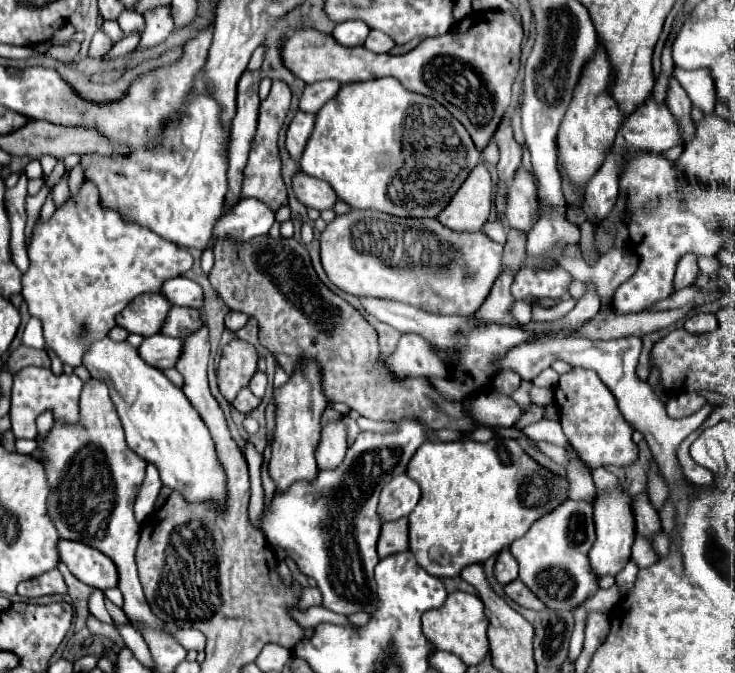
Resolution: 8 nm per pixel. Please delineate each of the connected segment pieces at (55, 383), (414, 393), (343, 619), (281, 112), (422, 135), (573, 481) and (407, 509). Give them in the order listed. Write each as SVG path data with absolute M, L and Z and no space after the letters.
M25 367L25 371L19 371L13 375L13 391L11 391L11 423L13 423L13 435L17 439L33 439L33 427L35 427L35 419L51 409L55 419L61 423L75 423L77 417L77 401L79 401L79 393L81 393L83 381L71 373L71 375L59 375L55 377L51 373L51 369L43 369L43 367Z
M267 235L255 237L245 243L231 243L225 239L219 239L213 247L215 253L215 265L209 271L209 281L217 289L219 297L233 309L243 311L245 315L251 315L259 321L259 341L261 345L273 353L279 361L279 365L285 369L287 375L293 375L297 367L303 361L317 361L321 383L323 383L323 395L329 403L345 403L349 409L357 411L359 415L375 421L397 421L401 417L417 417L421 423L425 423L429 429L453 429L459 433L471 433L475 429L491 429L499 437L511 437L511 439L527 439L533 447L537 447L537 441L531 441L521 429L515 427L489 427L479 425L469 417L469 411L465 409L463 401L451 401L445 399L437 387L425 377L413 377L413 379L377 379L381 375L381 349L379 349L379 335L377 331L367 323L367 319L353 309L347 301L343 301L339 295L329 291L325 283L317 277L311 257L307 249L297 243L295 239L269 239Z
M314 606L302 613L298 609L291 609L291 617L295 619L302 627L315 628L319 623L330 622L343 626L353 626L347 619L347 616L334 613L325 607Z
M273 79L271 93L265 101L261 101L259 107L259 121L257 121L257 131L251 141L251 151L249 151L249 161L243 171L243 183L241 183L241 197L239 199L261 199L265 205L271 207L271 211L279 211L283 205L287 205L287 189L281 179L281 159L277 151L277 135L283 125L283 119L289 111L291 103L291 91L285 83L279 79Z
M381 77L381 79L373 79L373 81L341 85L339 93L319 109L317 123L313 127L311 139L305 145L305 151L303 151L303 157L301 157L299 163L301 163L303 173L327 181L335 189L337 197L341 201L345 201L351 209L375 209L375 211L389 213L389 215L395 215L395 217L437 217L445 209L445 205L451 201L451 197L457 193L457 189L463 185L463 181L473 171L473 167L481 163L481 151L477 151L477 147L473 145L473 141L471 141L469 133L465 131L465 127L441 103L437 103L431 97L405 91L403 85L395 77Z
M567 451L569 461L571 461L571 469L567 469L567 481L569 481L569 497L571 499L585 499L589 503L595 501L597 495L597 487L591 481L591 473L573 459L573 455Z
M407 475L395 477L381 491L381 499L377 507L379 519L395 521L395 519L407 517L415 509L419 497L421 497L419 485L413 479L409 479Z

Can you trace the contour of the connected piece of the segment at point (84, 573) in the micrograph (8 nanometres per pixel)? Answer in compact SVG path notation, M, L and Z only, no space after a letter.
M59 539L57 553L59 553L59 561L65 563L67 569L81 583L91 585L101 591L117 585L117 569L113 561L101 551L83 543Z

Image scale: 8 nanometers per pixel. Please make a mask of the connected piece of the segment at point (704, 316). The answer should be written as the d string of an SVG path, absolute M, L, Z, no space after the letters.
M697 313L691 319L685 319L685 329L689 333L707 333L717 327L717 317L713 313Z

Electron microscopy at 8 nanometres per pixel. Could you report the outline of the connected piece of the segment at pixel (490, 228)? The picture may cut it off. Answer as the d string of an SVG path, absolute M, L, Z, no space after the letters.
M491 221L491 223L485 223L485 227L483 227L483 233L485 235L489 235L493 241L497 241L497 243L505 243L505 239L507 239L507 227L505 225L501 225L499 221Z

